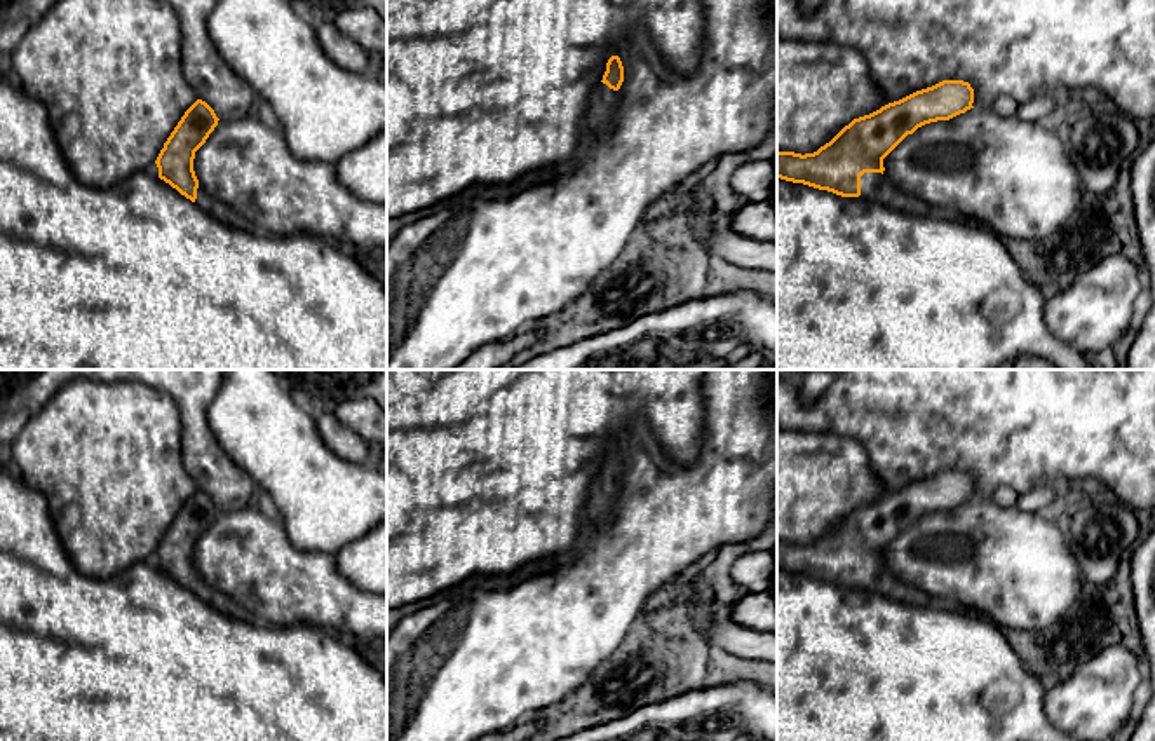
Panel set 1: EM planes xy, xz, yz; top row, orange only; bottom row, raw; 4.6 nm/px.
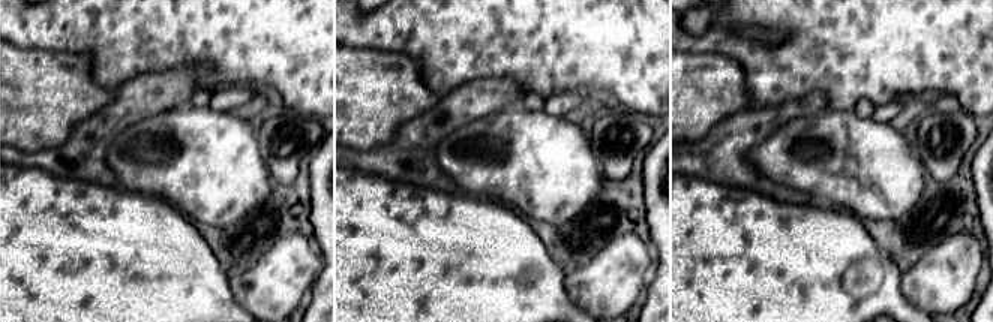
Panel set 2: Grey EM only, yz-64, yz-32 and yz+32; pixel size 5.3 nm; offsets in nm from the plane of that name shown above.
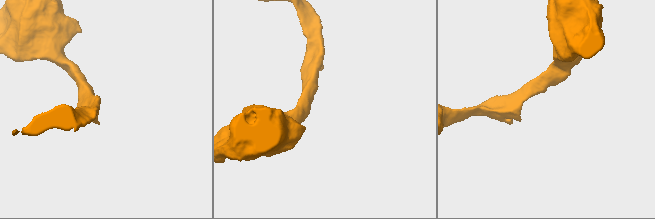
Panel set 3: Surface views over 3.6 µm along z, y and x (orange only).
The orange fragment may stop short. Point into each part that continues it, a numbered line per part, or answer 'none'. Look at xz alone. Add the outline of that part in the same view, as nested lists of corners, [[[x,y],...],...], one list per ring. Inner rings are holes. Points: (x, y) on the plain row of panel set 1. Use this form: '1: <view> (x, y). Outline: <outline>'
1: xz (603, 490). Outline: [[[603,472],[598,474],[587,492],[585,518],[603,525],[610,518],[611,506],[618,493],[620,481],[613,481]]]

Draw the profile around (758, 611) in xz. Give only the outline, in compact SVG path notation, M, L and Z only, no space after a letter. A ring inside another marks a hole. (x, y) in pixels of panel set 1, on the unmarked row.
M747 593L732 605L730 619L760 633L777 631L777 593Z

